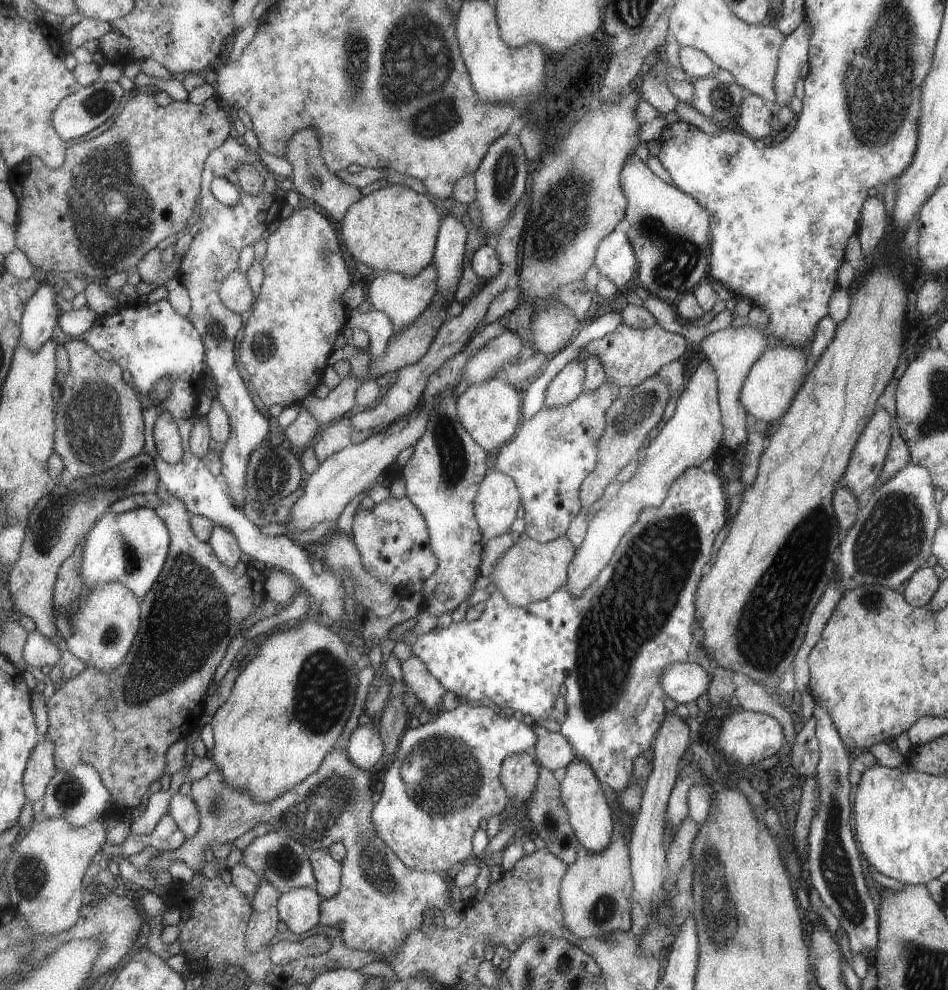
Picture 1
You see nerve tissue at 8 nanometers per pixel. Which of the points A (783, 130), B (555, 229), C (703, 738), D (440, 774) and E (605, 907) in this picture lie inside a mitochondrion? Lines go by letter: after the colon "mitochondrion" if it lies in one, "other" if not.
A: other
B: mitochondrion
C: other
D: mitochondrion
E: mitochondrion

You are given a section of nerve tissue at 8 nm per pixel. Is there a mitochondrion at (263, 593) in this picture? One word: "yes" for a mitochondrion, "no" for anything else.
no

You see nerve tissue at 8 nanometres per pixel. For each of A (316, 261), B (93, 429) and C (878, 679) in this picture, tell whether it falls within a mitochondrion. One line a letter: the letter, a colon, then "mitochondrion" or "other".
A: mitochondrion
B: mitochondrion
C: other

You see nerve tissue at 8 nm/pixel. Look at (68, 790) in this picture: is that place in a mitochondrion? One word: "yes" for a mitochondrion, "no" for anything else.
yes

